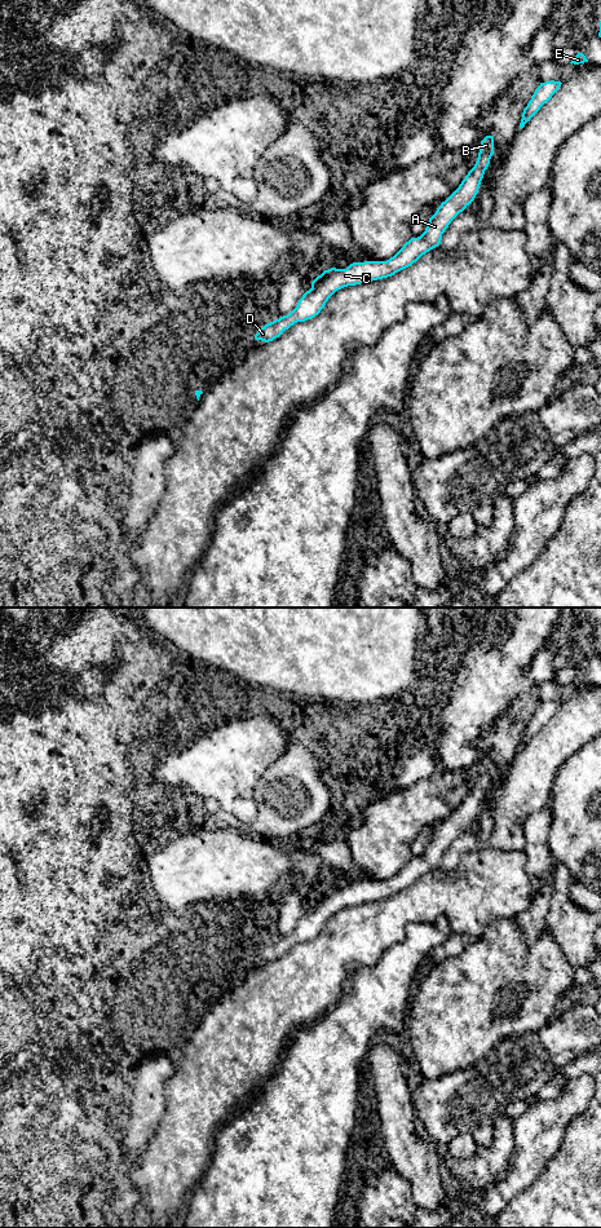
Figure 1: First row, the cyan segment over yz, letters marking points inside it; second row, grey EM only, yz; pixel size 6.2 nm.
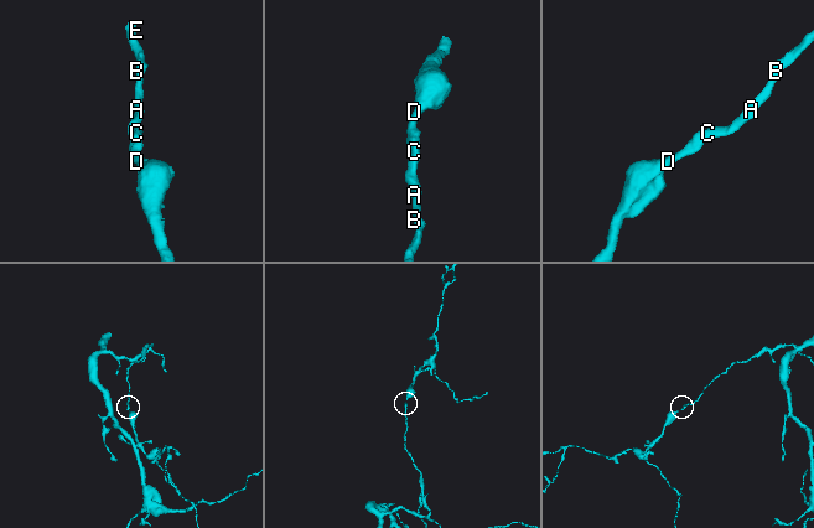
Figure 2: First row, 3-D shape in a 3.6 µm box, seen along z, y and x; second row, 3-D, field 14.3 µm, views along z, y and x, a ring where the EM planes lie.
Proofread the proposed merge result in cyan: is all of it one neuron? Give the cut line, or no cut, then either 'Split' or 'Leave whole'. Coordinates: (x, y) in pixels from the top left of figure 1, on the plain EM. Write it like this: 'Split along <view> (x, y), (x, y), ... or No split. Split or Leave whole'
No split. Leave whole

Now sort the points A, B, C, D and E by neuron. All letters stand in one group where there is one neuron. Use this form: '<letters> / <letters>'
A B C D E

